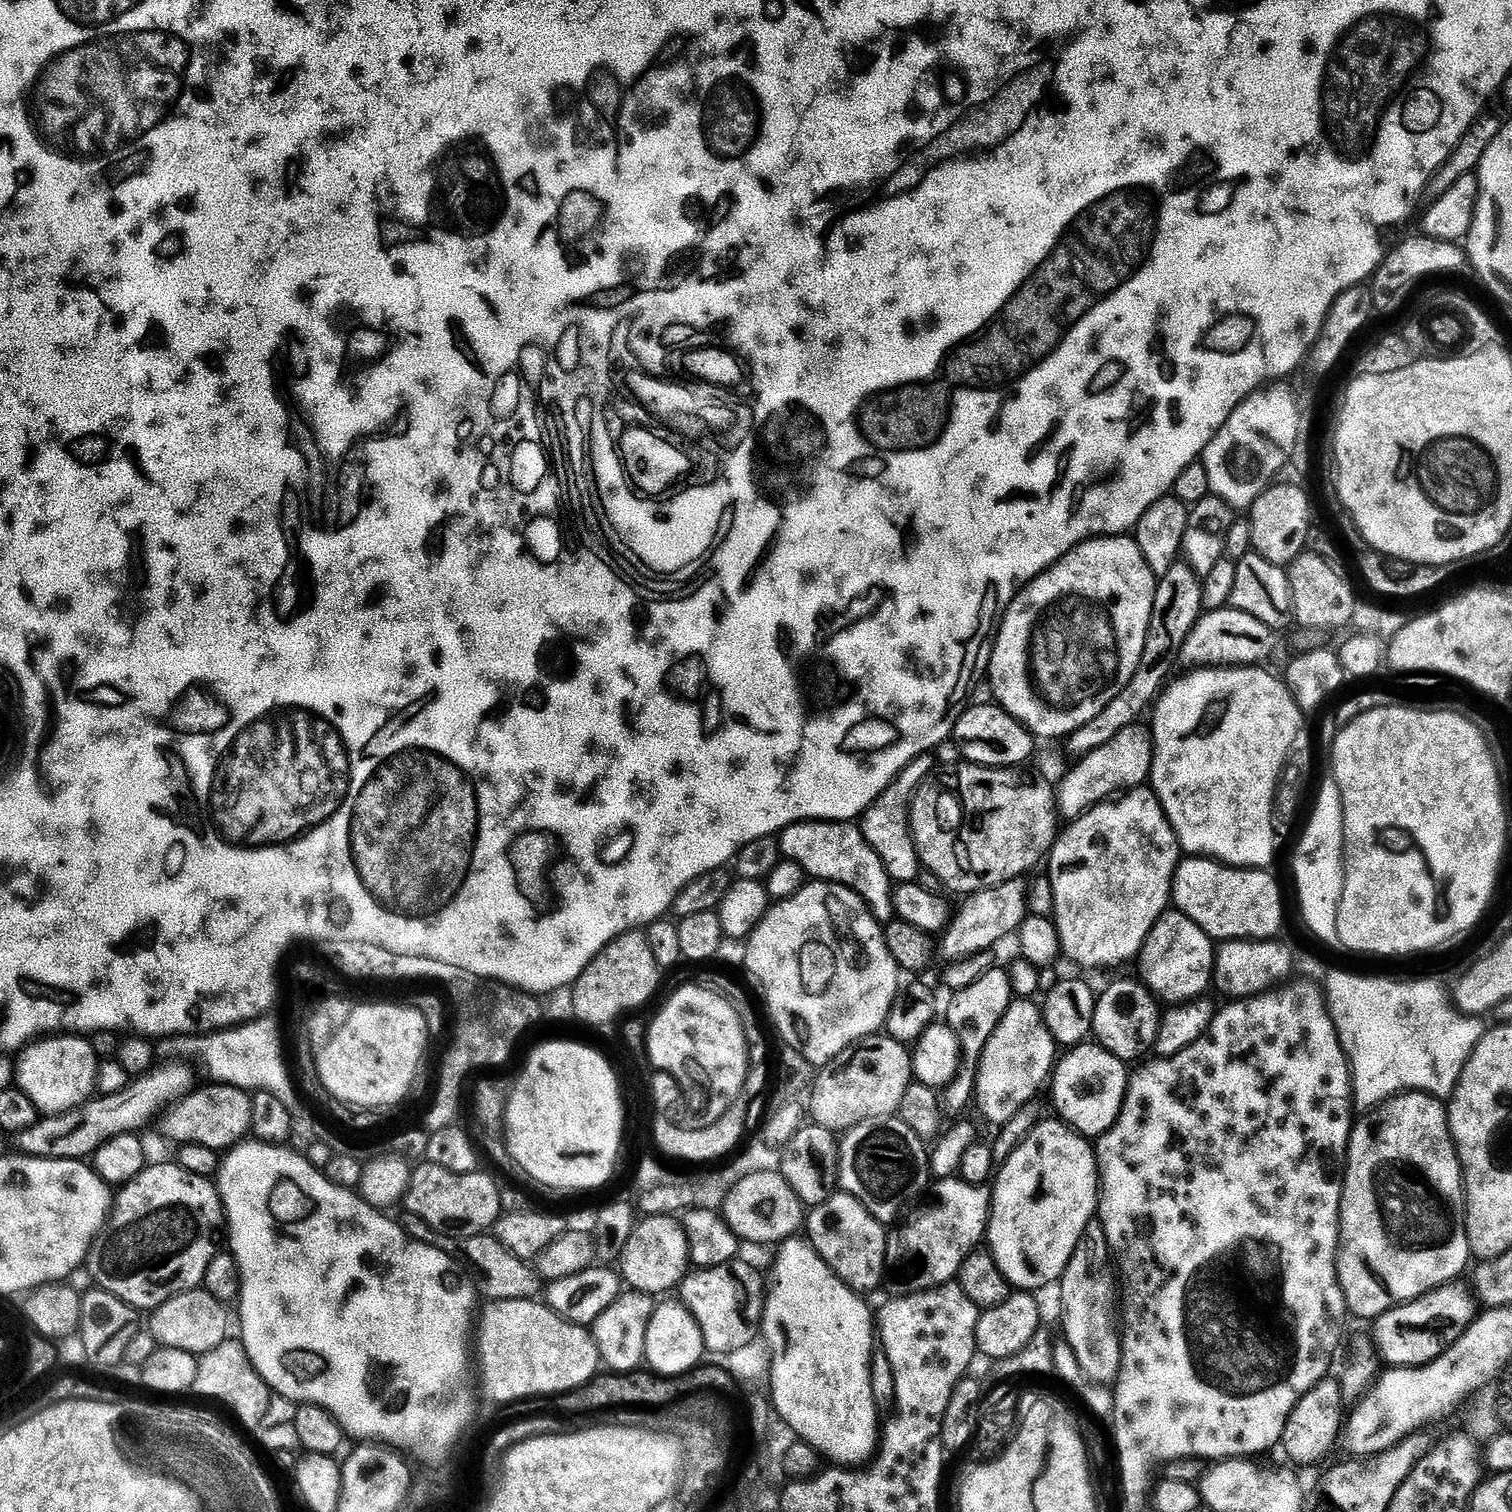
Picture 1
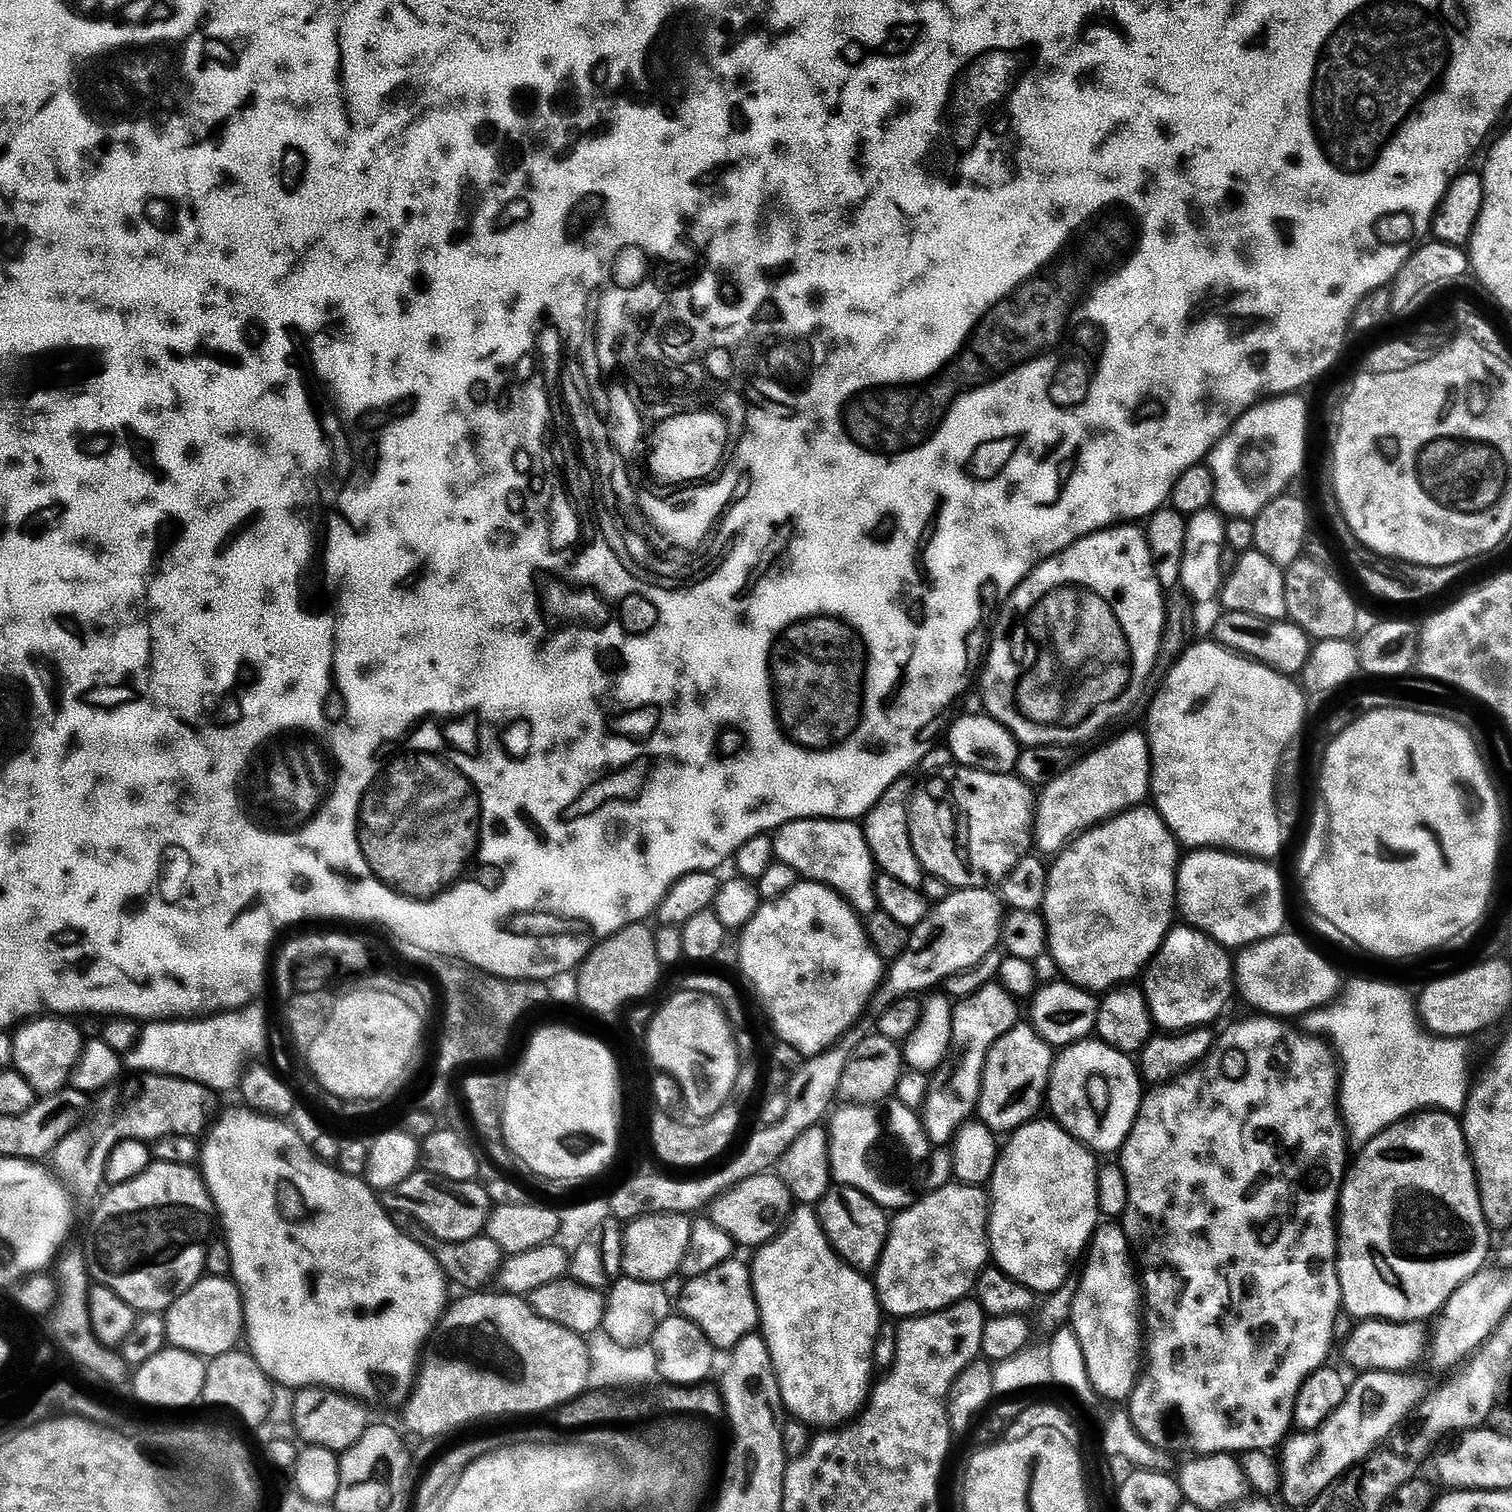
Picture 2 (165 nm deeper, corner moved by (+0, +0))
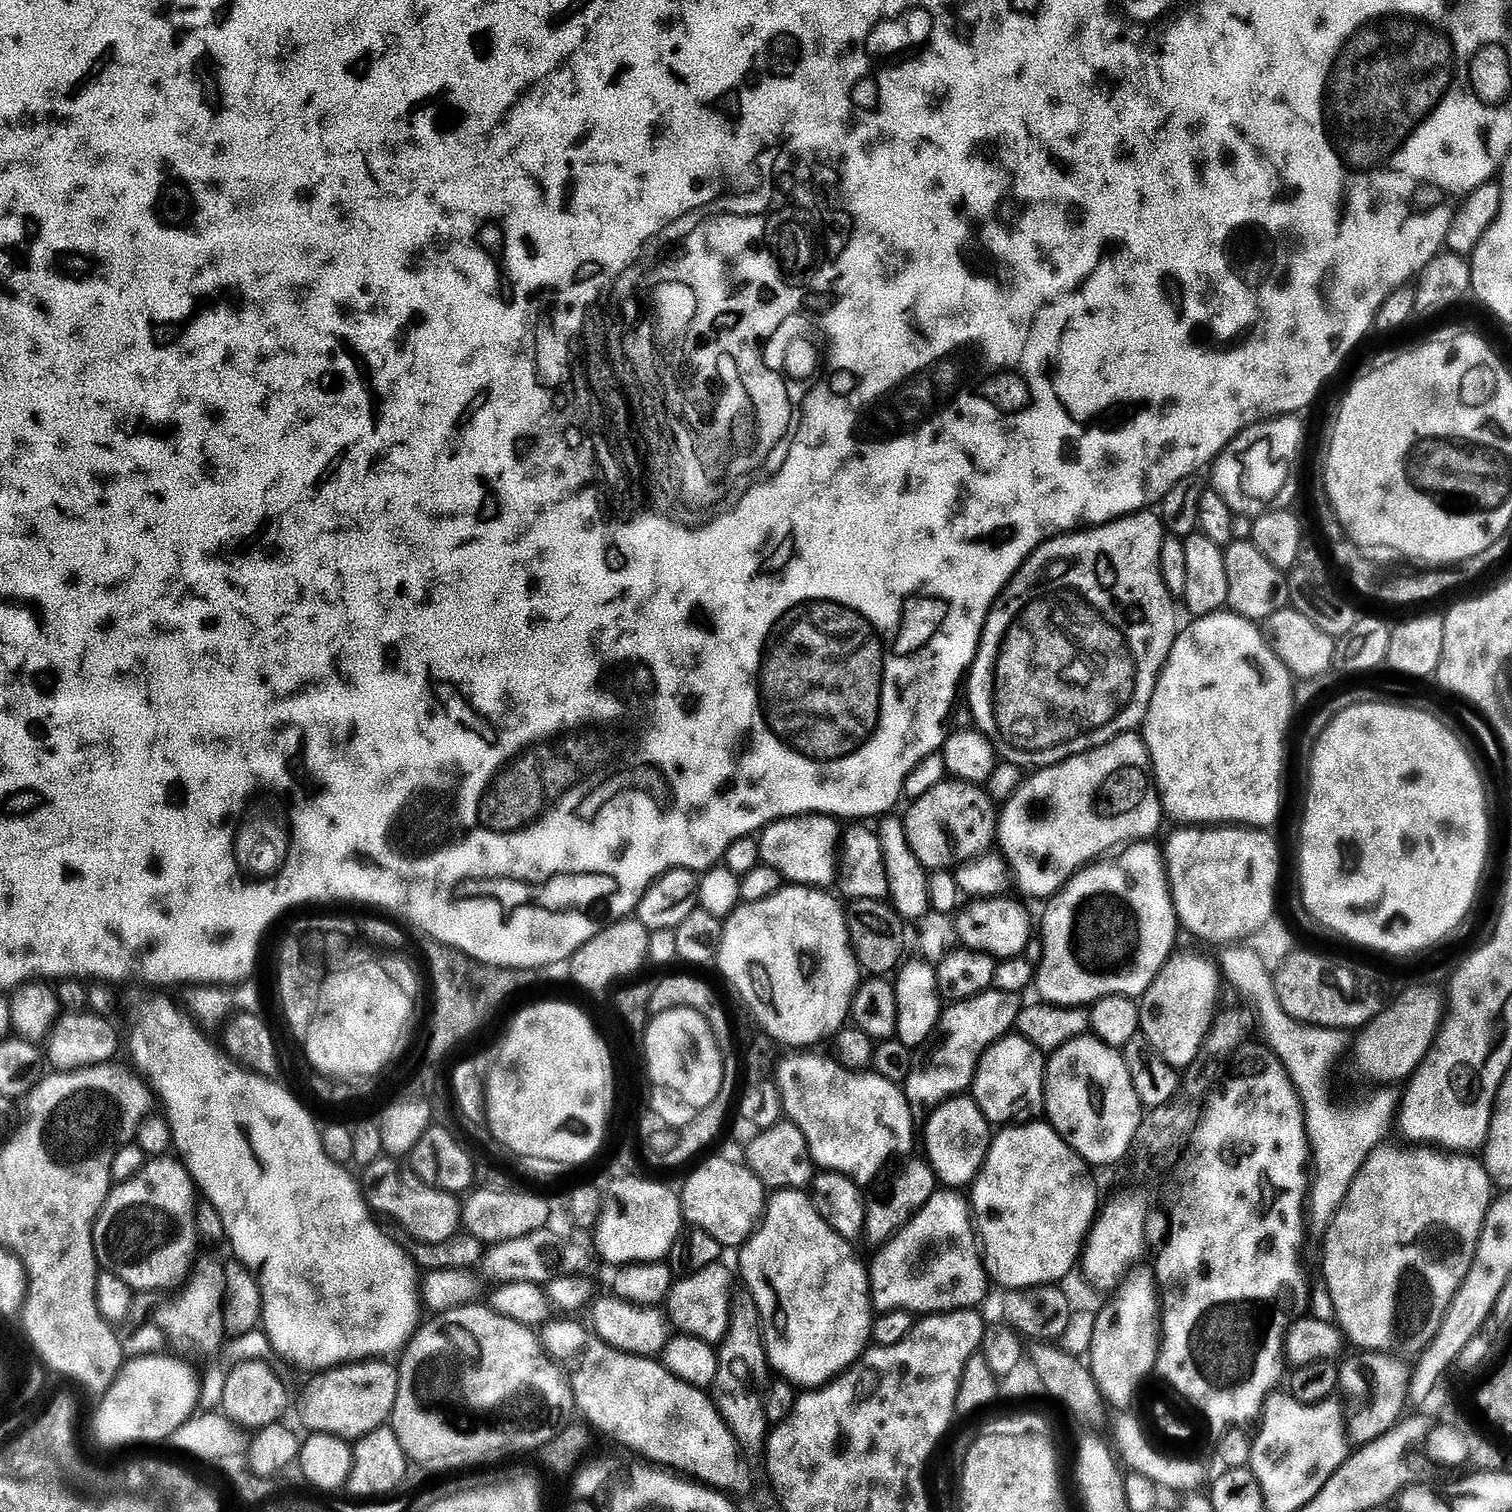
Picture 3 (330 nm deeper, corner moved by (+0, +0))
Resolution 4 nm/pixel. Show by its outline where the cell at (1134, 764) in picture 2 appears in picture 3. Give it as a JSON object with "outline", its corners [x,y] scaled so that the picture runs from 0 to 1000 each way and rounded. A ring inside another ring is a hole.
{"outline":[[[751,483],[743,484],[741,487],[737,487],[736,489],[731,491],[729,493],[722,495],[720,497],[709,500],[707,503],[696,505],[694,508],[683,510],[681,513],[683,514],[681,516],[679,514],[667,529],[663,530],[663,536],[660,540],[660,561],[664,568],[667,569],[667,573],[669,575],[671,587],[673,588],[675,587],[679,592],[683,593],[684,595],[688,595],[688,597],[698,593],[715,574],[727,569],[731,565],[735,564],[741,560],[745,560],[749,557],[757,557],[762,554],[762,552],[767,548],[767,542],[771,542],[770,533],[767,531],[767,525],[765,524],[763,518],[762,501],[760,500],[759,495],[757,492],[756,486],[752,485]]]}

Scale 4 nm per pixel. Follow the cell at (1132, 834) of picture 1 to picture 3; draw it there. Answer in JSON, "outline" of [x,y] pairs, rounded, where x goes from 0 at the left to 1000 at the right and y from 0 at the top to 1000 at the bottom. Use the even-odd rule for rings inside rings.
{"outline":[[[749,557],[738,565],[715,574],[692,596],[692,632],[684,649],[688,662],[702,665],[722,665],[732,659],[754,660],[778,626],[779,606],[778,599],[775,597],[775,589],[772,587],[769,563],[762,557]]]}

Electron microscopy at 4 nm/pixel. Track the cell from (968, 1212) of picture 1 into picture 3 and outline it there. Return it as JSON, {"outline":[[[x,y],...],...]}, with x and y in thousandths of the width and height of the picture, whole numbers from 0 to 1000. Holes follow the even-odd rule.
{"outline":[[[620,787],[577,832],[575,856],[580,868],[621,869],[650,863],[655,854],[655,845],[649,833],[644,802],[636,791],[631,787]]]}

